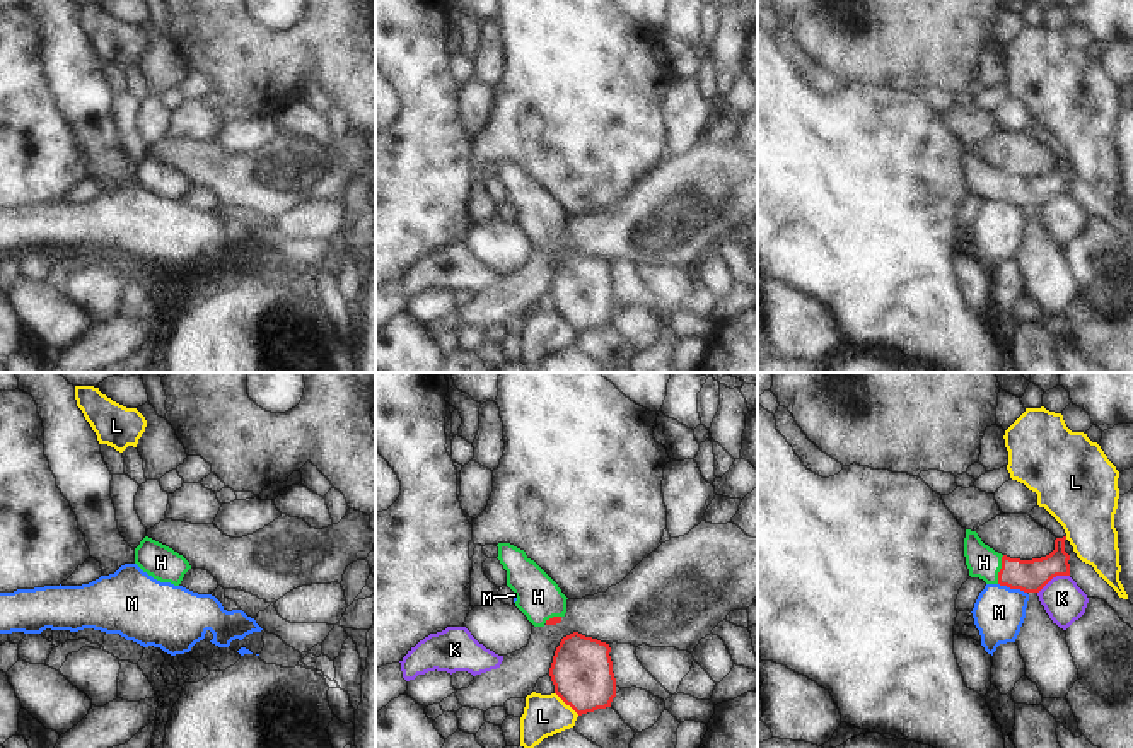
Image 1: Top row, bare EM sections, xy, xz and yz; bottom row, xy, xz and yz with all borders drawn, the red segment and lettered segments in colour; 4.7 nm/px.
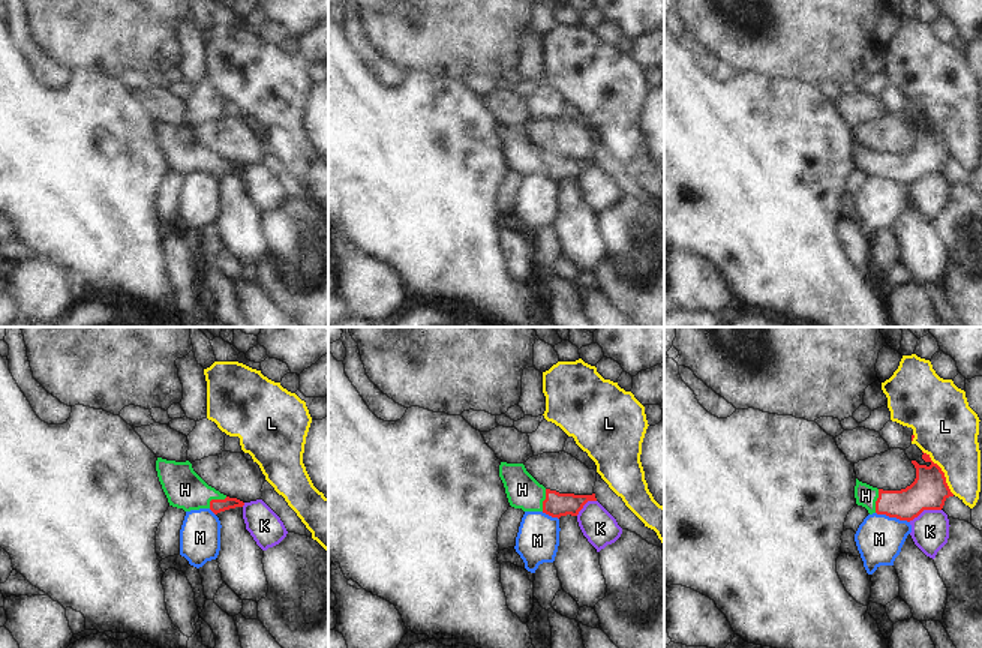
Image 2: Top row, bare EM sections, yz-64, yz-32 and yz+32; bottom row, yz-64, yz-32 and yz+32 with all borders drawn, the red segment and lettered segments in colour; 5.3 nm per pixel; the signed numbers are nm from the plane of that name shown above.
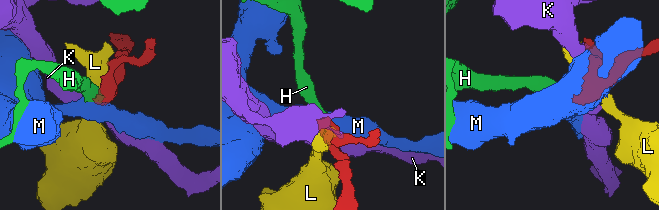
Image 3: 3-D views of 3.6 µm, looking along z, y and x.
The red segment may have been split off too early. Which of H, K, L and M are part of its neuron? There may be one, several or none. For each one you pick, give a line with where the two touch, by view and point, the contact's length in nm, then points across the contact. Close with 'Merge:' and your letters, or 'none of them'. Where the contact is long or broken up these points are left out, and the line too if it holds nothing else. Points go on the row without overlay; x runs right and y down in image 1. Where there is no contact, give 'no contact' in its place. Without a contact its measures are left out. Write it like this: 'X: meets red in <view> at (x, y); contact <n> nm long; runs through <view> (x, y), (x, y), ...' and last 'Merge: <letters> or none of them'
H: meets red in yz at (1000, 186); contact 140 nm long; runs through yz (1031, 193), (1000, 186), (983, 180)
Merge: H

